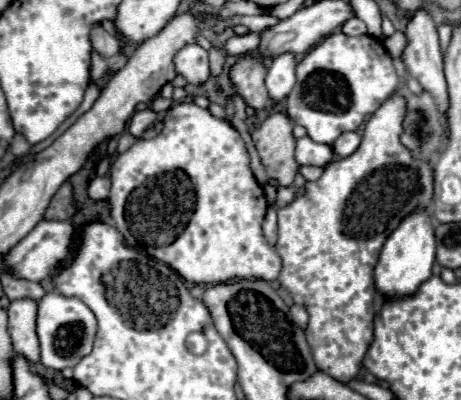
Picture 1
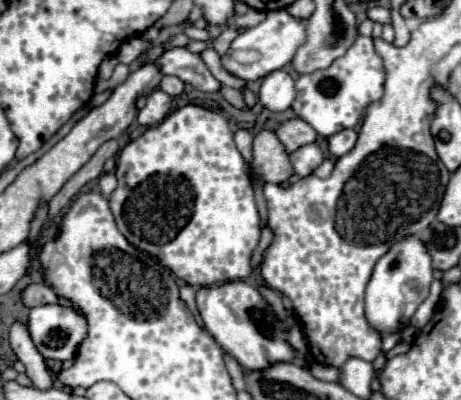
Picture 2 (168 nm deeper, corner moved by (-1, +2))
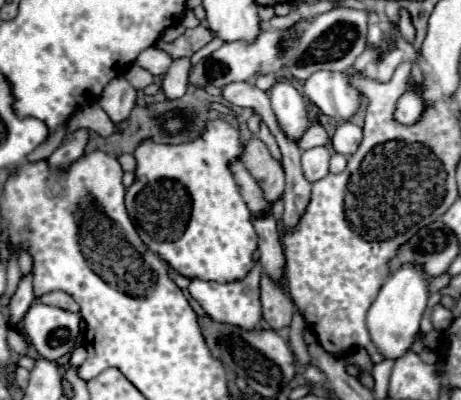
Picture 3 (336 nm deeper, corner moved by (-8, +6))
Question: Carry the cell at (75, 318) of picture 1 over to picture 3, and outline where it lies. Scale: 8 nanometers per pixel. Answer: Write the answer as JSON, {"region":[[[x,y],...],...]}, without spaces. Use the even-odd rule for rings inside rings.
{"region":[[[34,302],[26,312],[24,334],[46,360],[66,356],[80,336],[80,314],[66,312],[42,302]]]}

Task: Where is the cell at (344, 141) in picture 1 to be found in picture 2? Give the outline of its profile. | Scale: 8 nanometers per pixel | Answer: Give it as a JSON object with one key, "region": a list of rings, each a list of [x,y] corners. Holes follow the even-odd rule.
{"region":[[[341,130],[341,132],[337,132],[329,138],[329,152],[339,158],[339,156],[351,152],[355,142],[357,142],[357,132],[355,130]]]}

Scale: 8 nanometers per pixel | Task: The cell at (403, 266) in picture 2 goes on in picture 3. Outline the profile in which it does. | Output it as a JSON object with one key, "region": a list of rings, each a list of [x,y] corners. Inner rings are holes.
{"region":[[[402,266],[386,278],[374,304],[370,306],[366,316],[370,338],[386,360],[398,360],[404,356],[418,338],[420,320],[428,304],[428,280],[430,278],[424,274],[424,270],[420,270],[420,266]]]}

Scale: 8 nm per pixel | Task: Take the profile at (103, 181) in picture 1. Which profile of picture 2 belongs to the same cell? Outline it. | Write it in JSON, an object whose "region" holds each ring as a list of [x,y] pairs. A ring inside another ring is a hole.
{"region":[[[107,172],[107,174],[103,174],[101,178],[99,178],[99,192],[103,194],[103,196],[109,196],[113,190],[115,190],[115,186],[117,186],[117,178],[115,178],[115,174],[113,172]]]}

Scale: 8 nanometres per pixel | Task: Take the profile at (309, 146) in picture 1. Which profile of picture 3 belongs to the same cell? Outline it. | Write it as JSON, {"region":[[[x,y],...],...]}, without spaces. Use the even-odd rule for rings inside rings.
{"region":[[[310,148],[304,150],[302,154],[302,172],[308,182],[316,182],[328,174],[328,162],[330,162],[330,152],[328,148]]]}

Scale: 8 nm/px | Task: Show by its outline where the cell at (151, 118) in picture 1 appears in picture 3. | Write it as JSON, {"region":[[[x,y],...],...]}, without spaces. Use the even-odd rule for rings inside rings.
{"region":[[[176,58],[172,60],[164,80],[162,80],[162,90],[166,98],[180,98],[186,92],[188,86],[188,72],[190,72],[190,58]]]}

